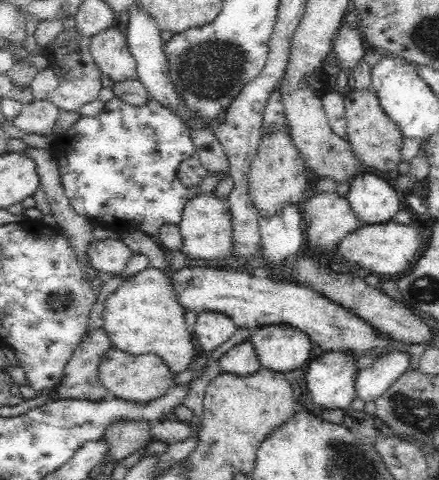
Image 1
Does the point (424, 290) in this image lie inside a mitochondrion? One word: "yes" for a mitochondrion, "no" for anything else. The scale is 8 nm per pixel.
yes

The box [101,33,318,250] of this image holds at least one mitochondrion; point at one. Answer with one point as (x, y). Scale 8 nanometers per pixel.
(209, 69)

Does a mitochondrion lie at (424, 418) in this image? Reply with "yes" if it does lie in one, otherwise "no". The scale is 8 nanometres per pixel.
yes

